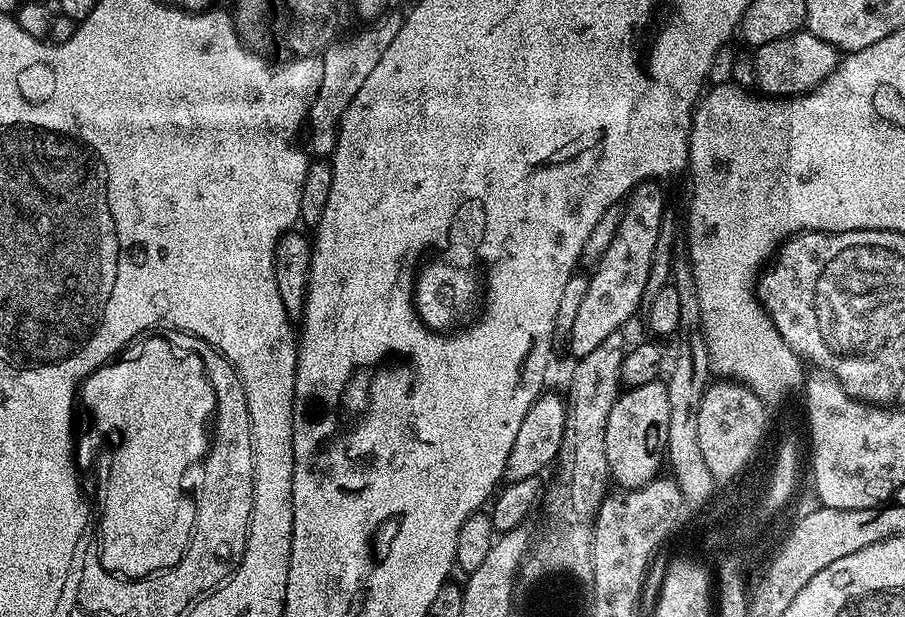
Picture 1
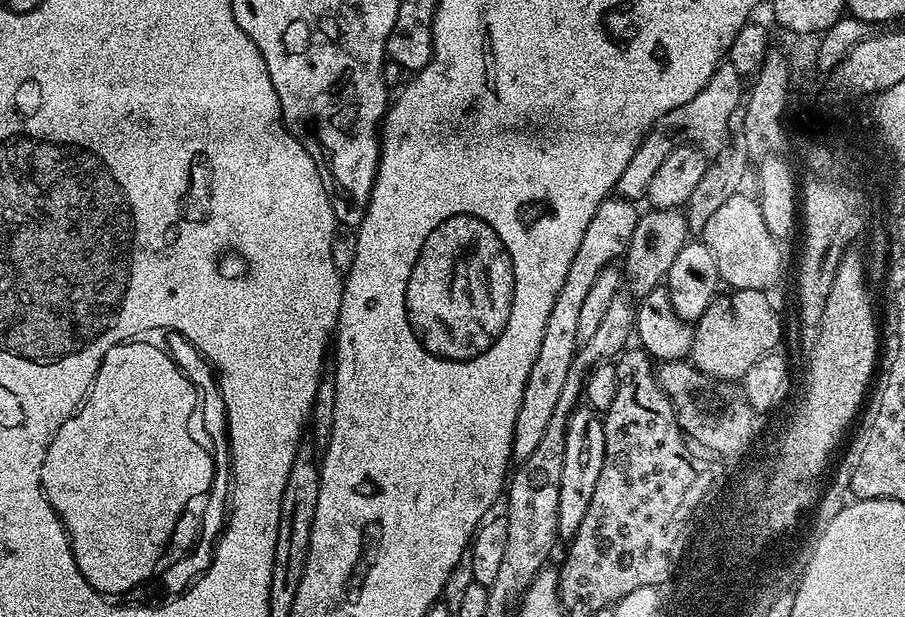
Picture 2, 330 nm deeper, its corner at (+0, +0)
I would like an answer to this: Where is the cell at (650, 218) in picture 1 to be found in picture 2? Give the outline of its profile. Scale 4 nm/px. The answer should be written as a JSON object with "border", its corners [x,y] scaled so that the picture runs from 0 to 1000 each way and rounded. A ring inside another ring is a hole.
{"border":[[[667,324],[661,334],[656,353],[652,353],[652,366],[648,366],[643,392],[639,392],[639,412],[634,412],[634,425],[630,425],[630,438],[625,438],[625,457],[621,457],[617,483],[612,483],[612,502],[608,502],[608,515],[603,515],[603,541],[599,541],[594,580],[590,580],[590,593],[586,593],[586,606],[579,621],[566,712],[567,747],[573,749],[586,739],[612,673],[612,658],[619,643],[621,624],[625,619],[625,605],[630,601],[630,587],[636,577],[636,530],[643,488],[652,464],[656,464],[656,451],[661,451],[667,434],[680,429],[693,408],[696,386],[701,386],[701,366],[705,366],[709,348],[708,339],[703,337],[706,335],[697,324]]]}

